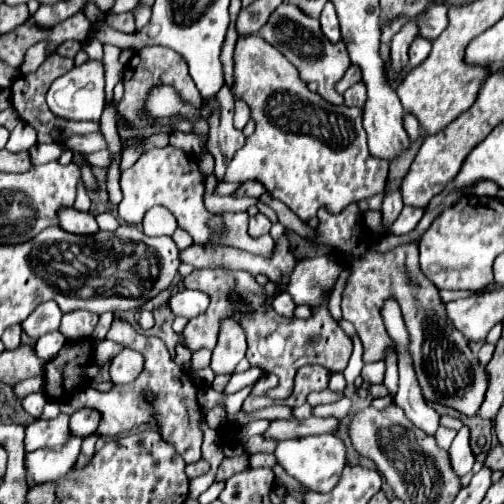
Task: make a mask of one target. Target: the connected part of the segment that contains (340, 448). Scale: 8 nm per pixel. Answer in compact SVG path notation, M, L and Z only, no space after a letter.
M319 434L319 436L305 436L305 438L293 438L293 440L285 440L285 442L277 442L275 448L275 460L277 464L289 474L293 476L297 482L301 482L303 486L315 490L315 492L329 492L345 466L345 446L343 442L333 436L333 434Z

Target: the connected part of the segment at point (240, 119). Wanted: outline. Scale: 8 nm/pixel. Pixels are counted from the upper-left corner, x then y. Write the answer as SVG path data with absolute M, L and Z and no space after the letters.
M233 94L233 98L235 98L235 116L233 116L233 126L237 128L237 130L243 130L243 126L249 122L249 118L251 118L251 110L247 108L247 104L243 104L243 100L239 100L239 96L235 96Z

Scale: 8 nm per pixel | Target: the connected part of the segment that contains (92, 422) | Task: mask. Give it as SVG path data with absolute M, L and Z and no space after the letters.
M81 408L77 410L71 420L69 420L69 432L71 436L79 436L79 438L85 438L89 434L95 432L95 428L99 426L101 422L101 414L97 410L91 410L91 408Z

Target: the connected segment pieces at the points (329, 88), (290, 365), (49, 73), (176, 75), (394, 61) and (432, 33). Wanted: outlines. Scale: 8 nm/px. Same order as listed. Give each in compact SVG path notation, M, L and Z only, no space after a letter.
M283 4L279 6L267 20L267 24L261 28L261 38L267 40L271 46L275 46L301 74L305 82L317 82L317 92L321 98L325 98L331 104L343 104L341 94L335 90L335 84L343 78L347 68L351 66L349 54L343 42L331 44L321 28L315 24L313 18L305 16L299 8Z
M199 268L193 270L187 278L183 278L183 286L189 290L201 290L211 298L211 304L207 312L199 314L197 318L191 318L189 324L183 330L183 344L197 352L201 348L213 350L217 344L217 334L221 320L235 318L247 336L247 360L249 364L259 366L265 374L275 374L279 378L277 388L269 390L269 398L283 400L292 394L295 372L299 370L299 364L305 358L305 364L319 364L325 366L329 372L343 372L349 356L351 356L351 340L341 330L341 326L331 318L327 304L312 308L313 318L309 320L287 320L273 312L271 300L273 296L267 296L265 288L255 282L255 278L249 272L243 270L209 270Z
M55 54L55 56L49 56L49 58L39 66L39 70L19 76L19 78L13 82L13 86L11 86L11 104L13 104L13 108L17 110L19 118L25 120L27 124L31 124L31 126L37 130L39 144L61 142L61 140L65 140L65 138L69 138L69 136L75 136L75 134L91 134L91 132L97 132L97 128L99 128L99 124L95 124L95 122L67 122L67 120L63 120L63 118L57 118L57 116L49 110L49 106L47 106L47 102L45 102L45 94L47 94L49 84L51 84L55 78L63 76L65 72L69 72L71 68L73 68L73 60L71 60L71 58L65 58L65 56Z
M147 46L147 48L141 48L139 52L135 52L135 56L131 58L131 62L125 66L123 70L123 84L125 84L125 94L123 94L123 100L121 100L121 116L133 124L133 126L151 126L151 122L139 118L139 110L143 108L143 102L147 98L147 90L155 84L171 84L175 90L181 92L181 96L191 102L193 106L199 104L199 92L187 72L187 66L183 62L183 58L171 50L171 48L165 48L165 46Z
M415 20L403 24L403 28L393 36L391 42L391 64L387 66L387 76L393 82L397 72L407 66L409 58L407 58L407 50L411 46L411 40L415 40L415 36L419 36L419 26Z
M435 6L429 12L425 12L425 16L419 20L421 24L421 34L427 40L435 40L445 28L447 28L447 8L445 6Z

